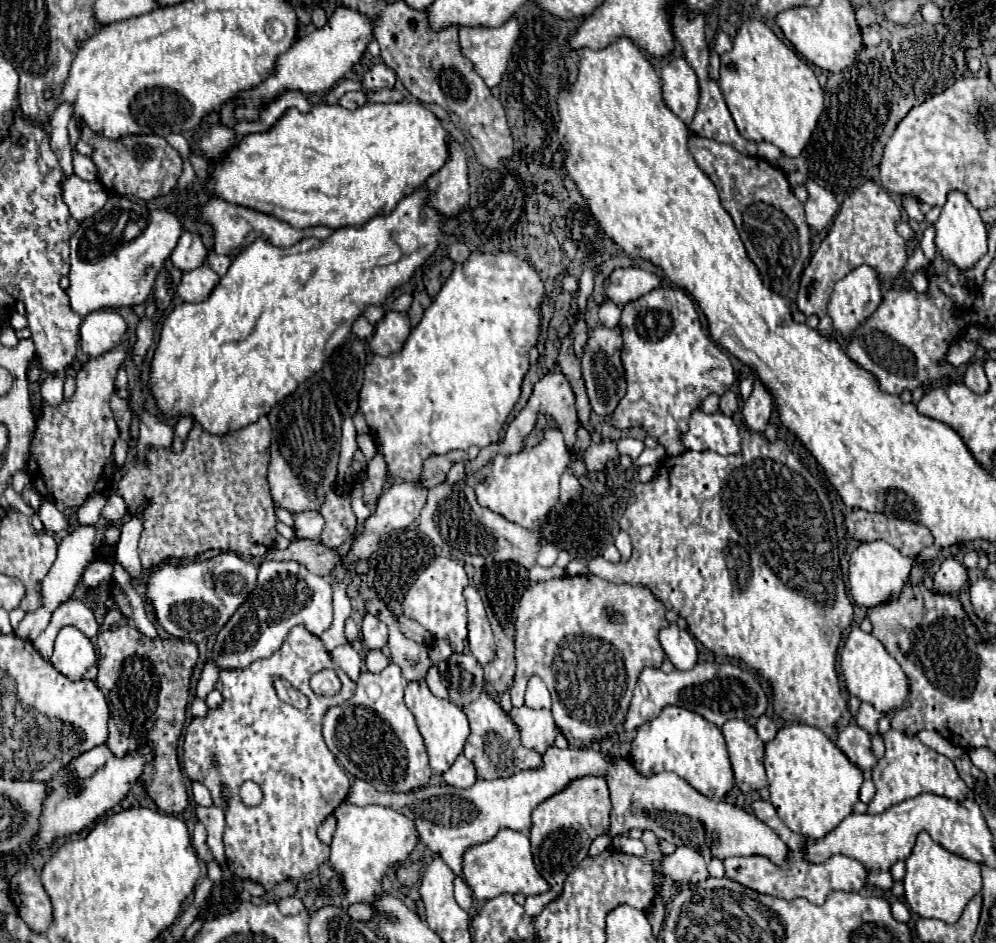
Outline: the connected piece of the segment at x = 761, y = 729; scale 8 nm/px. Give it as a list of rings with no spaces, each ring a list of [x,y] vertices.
[[[764,715],[764,717],[760,717],[760,719],[756,721],[756,731],[758,731],[760,739],[762,739],[764,743],[768,743],[768,741],[772,741],[772,739],[776,737],[778,727],[774,725],[774,721],[772,721],[772,719],[768,719],[768,717]]]

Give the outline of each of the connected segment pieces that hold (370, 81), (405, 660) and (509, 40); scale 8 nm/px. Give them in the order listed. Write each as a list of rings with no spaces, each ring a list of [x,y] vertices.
[[[378,63],[370,71],[366,71],[364,81],[362,81],[364,89],[368,89],[368,91],[394,87],[394,83],[396,83],[396,73],[392,73],[392,69],[388,69],[384,63]]]
[[[400,631],[390,635],[388,651],[390,651],[390,661],[402,669],[402,677],[406,681],[424,681],[430,667],[434,665],[440,667],[440,663],[434,663],[430,659],[428,647],[406,639]]]
[[[514,17],[494,29],[460,29],[462,55],[472,61],[474,71],[490,89],[500,83],[518,35],[520,27]]]

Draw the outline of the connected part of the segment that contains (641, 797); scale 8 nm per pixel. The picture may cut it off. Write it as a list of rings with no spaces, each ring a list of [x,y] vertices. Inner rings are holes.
[[[548,747],[542,765],[536,769],[520,771],[512,777],[498,777],[492,781],[476,781],[468,789],[456,789],[446,783],[434,785],[434,787],[422,787],[412,793],[378,793],[368,785],[366,781],[356,779],[348,793],[348,803],[354,805],[386,805],[392,809],[398,809],[406,817],[412,817],[416,821],[418,833],[432,849],[438,853],[446,865],[456,873],[454,879],[454,895],[456,903],[470,911],[472,907],[472,891],[464,883],[462,875],[462,853],[466,847],[480,845],[490,841],[498,829],[510,827],[514,831],[524,831],[530,827],[530,813],[534,807],[538,807],[542,801],[550,799],[552,795],[560,793],[572,779],[580,779],[586,775],[604,777],[610,791],[612,801],[612,813],[610,813],[610,835],[628,833],[632,827],[638,829],[650,829],[656,833],[658,839],[664,839],[668,843],[688,845],[692,849],[702,849],[708,845],[712,857],[726,859],[726,857],[746,857],[746,855],[764,855],[778,865],[786,859],[786,845],[768,829],[762,821],[752,817],[748,811],[712,801],[698,791],[694,791],[684,779],[680,779],[676,773],[656,773],[650,777],[640,775],[630,761],[624,757],[616,757],[604,751],[594,749],[558,749]]]

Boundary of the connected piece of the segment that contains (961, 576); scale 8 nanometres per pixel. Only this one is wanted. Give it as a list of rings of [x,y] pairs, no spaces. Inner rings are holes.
[[[948,557],[942,561],[938,571],[934,573],[934,589],[938,593],[960,593],[960,589],[966,583],[966,567],[956,561],[954,557]]]

